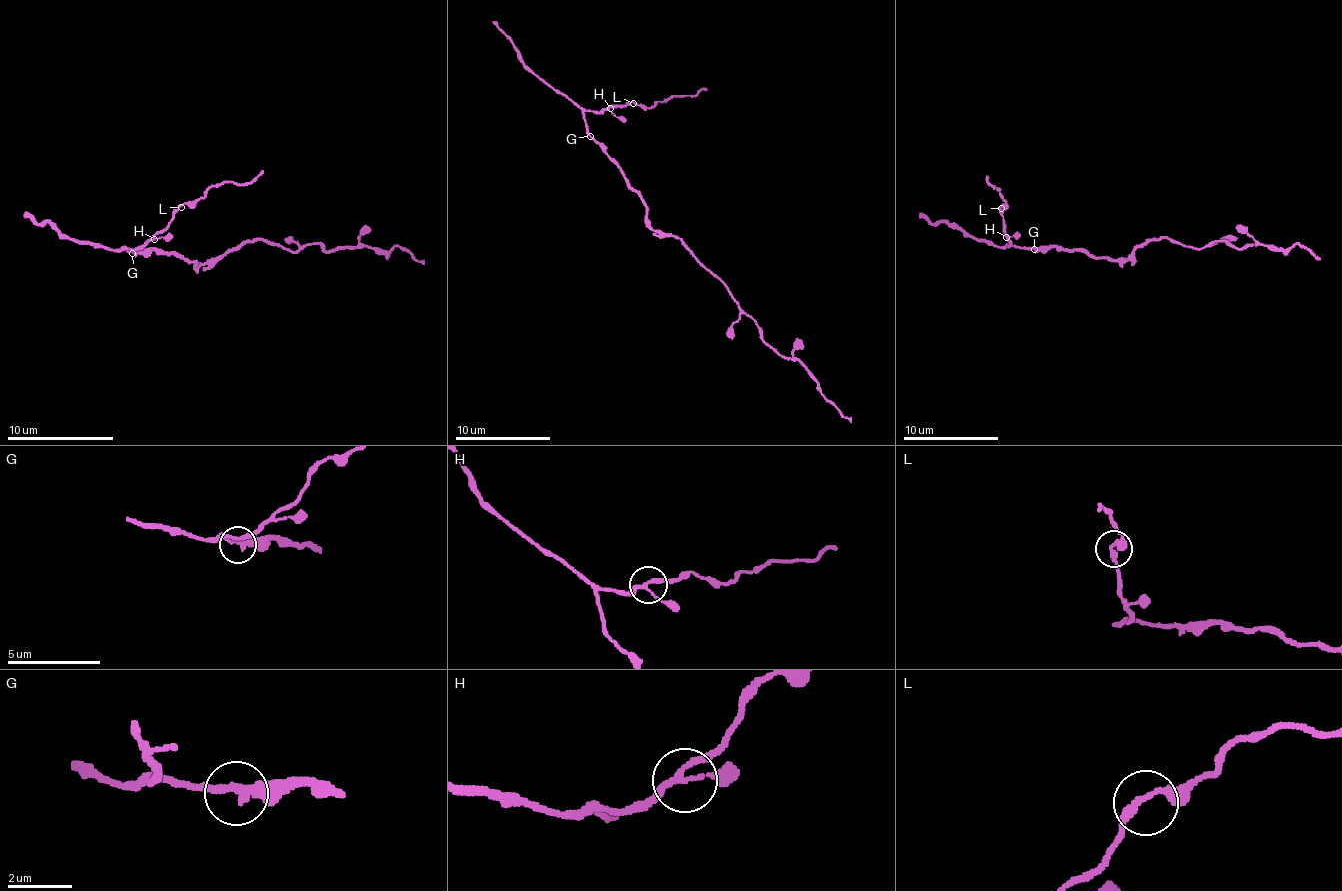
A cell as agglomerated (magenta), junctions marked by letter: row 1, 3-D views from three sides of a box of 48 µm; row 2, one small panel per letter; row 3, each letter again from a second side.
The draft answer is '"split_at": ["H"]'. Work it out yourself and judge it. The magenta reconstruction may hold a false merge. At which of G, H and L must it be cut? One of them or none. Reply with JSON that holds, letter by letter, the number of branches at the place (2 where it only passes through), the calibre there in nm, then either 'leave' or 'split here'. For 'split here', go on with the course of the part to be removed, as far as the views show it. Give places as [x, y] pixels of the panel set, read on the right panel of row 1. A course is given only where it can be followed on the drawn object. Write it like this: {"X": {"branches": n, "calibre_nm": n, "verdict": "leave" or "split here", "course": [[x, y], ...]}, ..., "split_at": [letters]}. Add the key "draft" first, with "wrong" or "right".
{"draft": "wrong", "G": {"branches": 2, "calibre_nm": 220, "verdict": "leave"}, "H": {"branches": 3, "calibre_nm": 180, "verdict": "leave"}, "L": {"branches": 2, "calibre_nm": 240, "verdict": "leave"}, "split_at": []}

